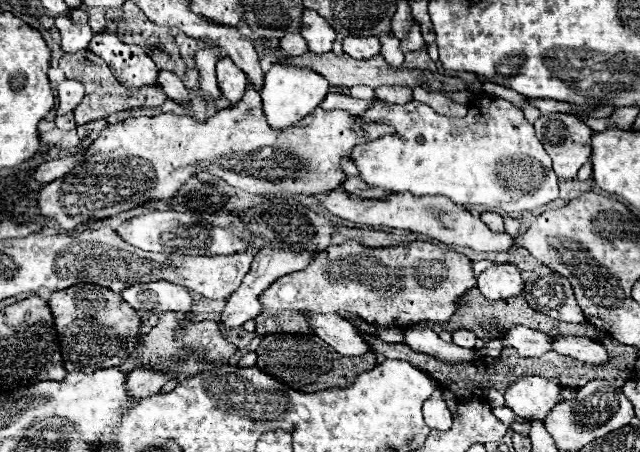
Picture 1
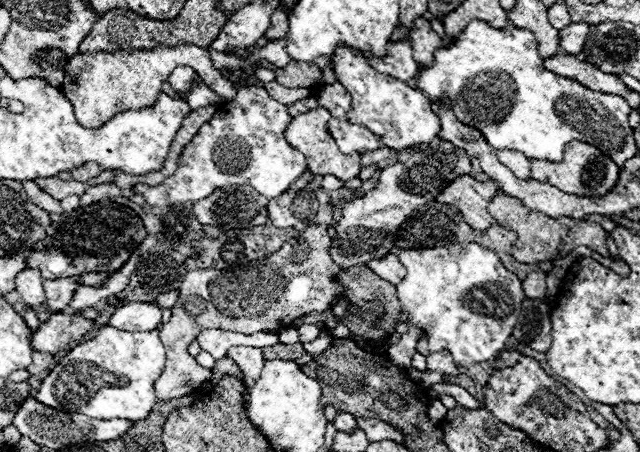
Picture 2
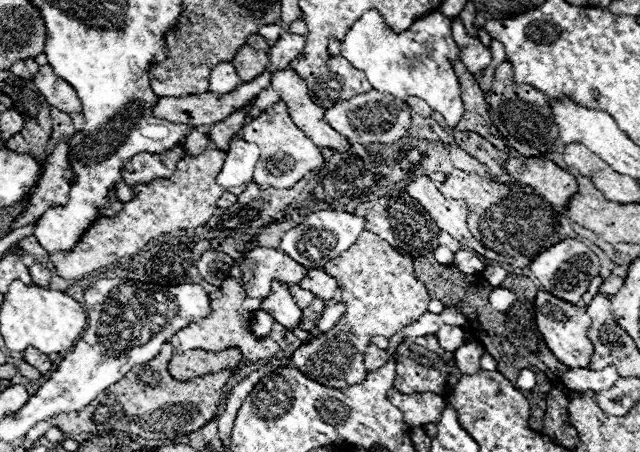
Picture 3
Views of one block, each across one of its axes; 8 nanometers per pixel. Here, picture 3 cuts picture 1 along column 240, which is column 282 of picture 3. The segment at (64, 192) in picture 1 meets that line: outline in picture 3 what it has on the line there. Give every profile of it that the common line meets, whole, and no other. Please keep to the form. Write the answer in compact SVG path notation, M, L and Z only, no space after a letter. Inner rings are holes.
M278 100L268 110L264 110L258 118L252 118L240 130L240 138L246 142L254 142L260 148L260 160L254 170L254 182L262 188L266 188L266 186L272 186L278 190L292 188L298 180L304 178L306 172L310 172L312 168L316 168L324 162L320 148L308 136L304 136L304 132L300 128L292 126L290 114L282 100Z

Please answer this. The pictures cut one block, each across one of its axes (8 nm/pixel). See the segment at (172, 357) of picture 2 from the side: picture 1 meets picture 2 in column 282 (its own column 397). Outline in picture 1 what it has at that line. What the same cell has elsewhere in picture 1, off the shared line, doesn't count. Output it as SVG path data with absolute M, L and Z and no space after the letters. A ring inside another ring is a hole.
M348 240L322 250L302 272L292 272L270 284L262 292L260 302L274 310L314 310L326 314L344 310L378 328L396 324L396 328L404 330L418 320L448 320L456 312L458 298L474 286L472 262L454 250L444 250L430 242L368 248Z

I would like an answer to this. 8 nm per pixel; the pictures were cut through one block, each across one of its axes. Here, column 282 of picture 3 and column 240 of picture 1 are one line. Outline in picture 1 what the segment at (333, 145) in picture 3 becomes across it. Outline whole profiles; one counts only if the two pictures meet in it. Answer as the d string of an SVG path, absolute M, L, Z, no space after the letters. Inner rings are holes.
M230 58L216 62L216 74L222 96L230 102L230 106L236 106L246 90L246 74Z

